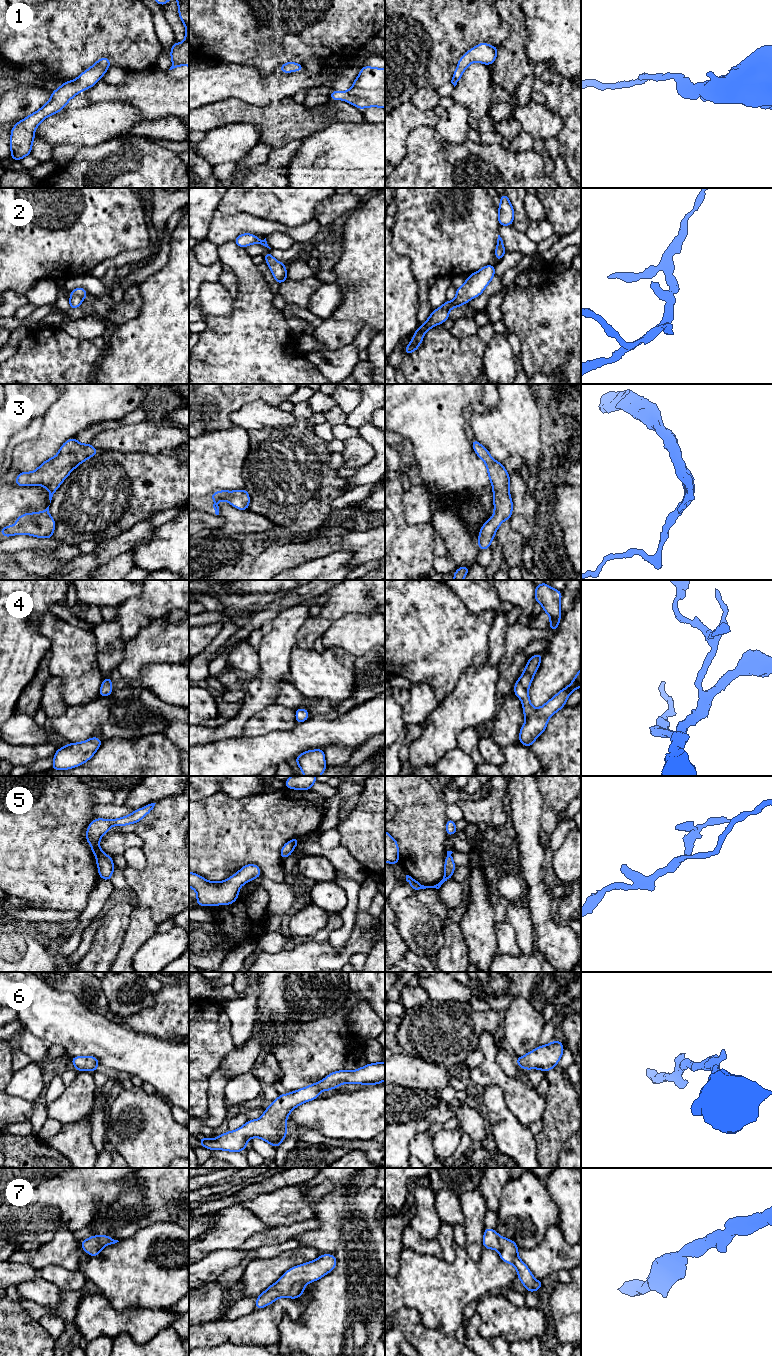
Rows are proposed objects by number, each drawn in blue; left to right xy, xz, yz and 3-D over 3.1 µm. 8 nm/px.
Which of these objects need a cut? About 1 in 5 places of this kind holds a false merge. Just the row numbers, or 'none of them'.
none of them

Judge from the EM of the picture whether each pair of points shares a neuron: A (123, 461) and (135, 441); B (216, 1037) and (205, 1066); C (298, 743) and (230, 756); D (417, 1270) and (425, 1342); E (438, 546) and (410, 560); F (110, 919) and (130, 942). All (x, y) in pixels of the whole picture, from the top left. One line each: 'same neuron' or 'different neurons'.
A: different neurons
B: same neuron
C: same neuron
D: different neurons
E: different neurons
F: different neurons

